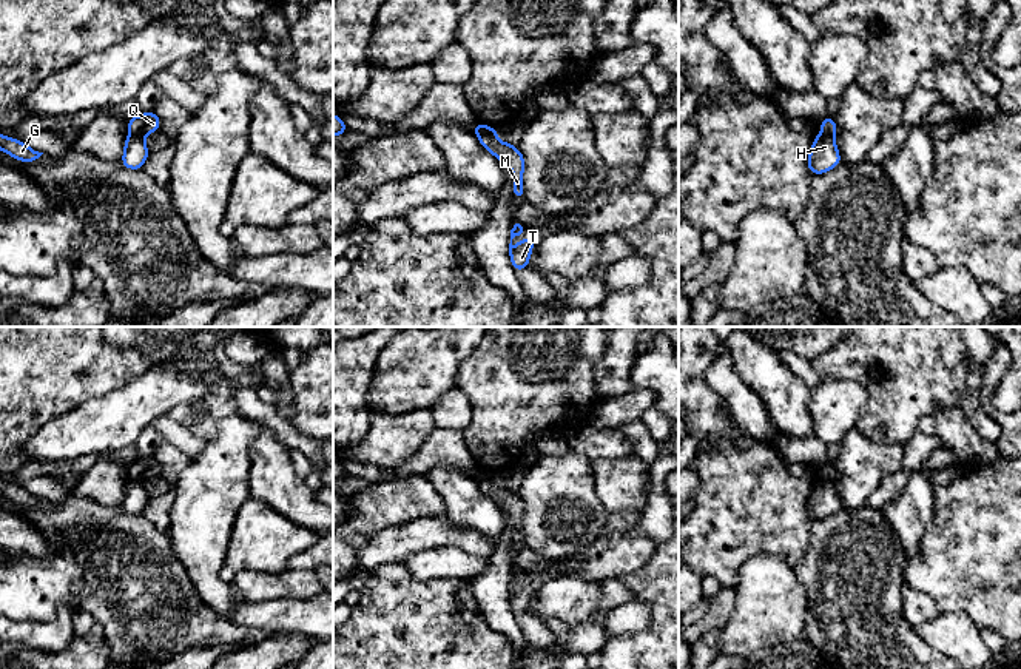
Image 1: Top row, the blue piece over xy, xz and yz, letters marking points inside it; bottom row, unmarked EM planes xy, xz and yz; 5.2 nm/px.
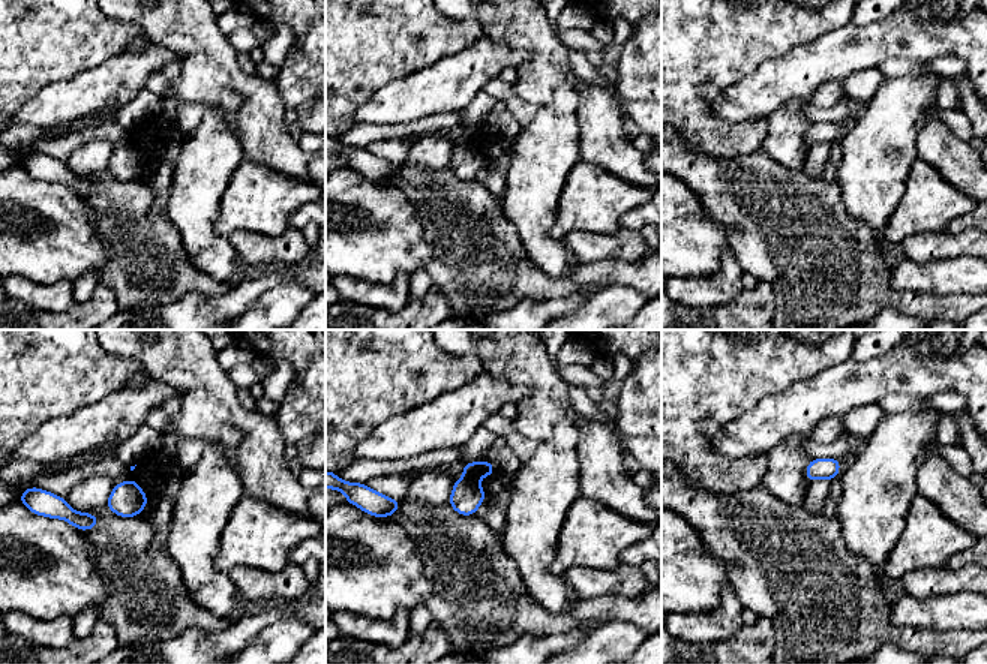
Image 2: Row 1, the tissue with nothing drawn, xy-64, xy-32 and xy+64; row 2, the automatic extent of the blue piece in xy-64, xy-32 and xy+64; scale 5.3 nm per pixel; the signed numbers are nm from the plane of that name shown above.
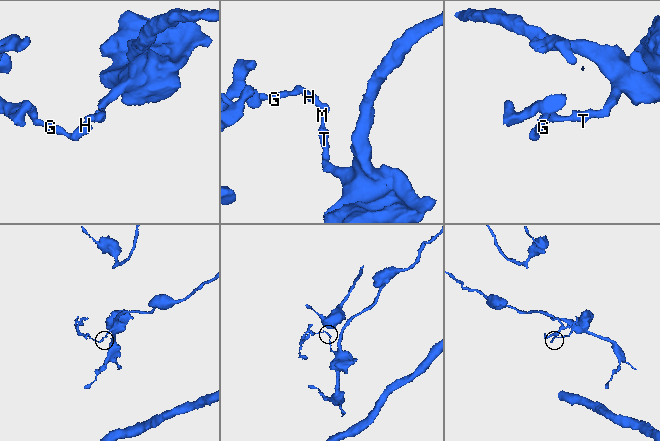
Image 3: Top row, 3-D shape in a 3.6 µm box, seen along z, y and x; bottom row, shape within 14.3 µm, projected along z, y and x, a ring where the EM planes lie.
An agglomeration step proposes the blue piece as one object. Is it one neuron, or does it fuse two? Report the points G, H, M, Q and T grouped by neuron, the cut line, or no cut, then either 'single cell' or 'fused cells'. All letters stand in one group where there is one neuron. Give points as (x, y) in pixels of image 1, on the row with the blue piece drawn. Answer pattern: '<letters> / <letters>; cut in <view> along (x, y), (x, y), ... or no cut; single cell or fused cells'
G H / M Q T; cut in xy along (130, 133), (142, 137); fused cells

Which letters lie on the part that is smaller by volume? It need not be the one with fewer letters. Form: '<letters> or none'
G, H

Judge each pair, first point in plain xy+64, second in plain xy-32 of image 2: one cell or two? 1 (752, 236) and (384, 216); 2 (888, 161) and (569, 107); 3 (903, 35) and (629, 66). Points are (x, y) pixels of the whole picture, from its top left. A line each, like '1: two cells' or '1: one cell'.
1: two cells
2: one cell
3: one cell

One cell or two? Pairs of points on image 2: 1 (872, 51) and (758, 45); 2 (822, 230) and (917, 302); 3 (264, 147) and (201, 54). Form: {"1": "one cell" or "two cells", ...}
{"1": "two cells", "2": "one cell", "3": "one cell"}

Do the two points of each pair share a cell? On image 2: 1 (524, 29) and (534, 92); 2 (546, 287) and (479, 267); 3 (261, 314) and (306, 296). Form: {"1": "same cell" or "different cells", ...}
{"1": "same cell", "2": "same cell", "3": "same cell"}

